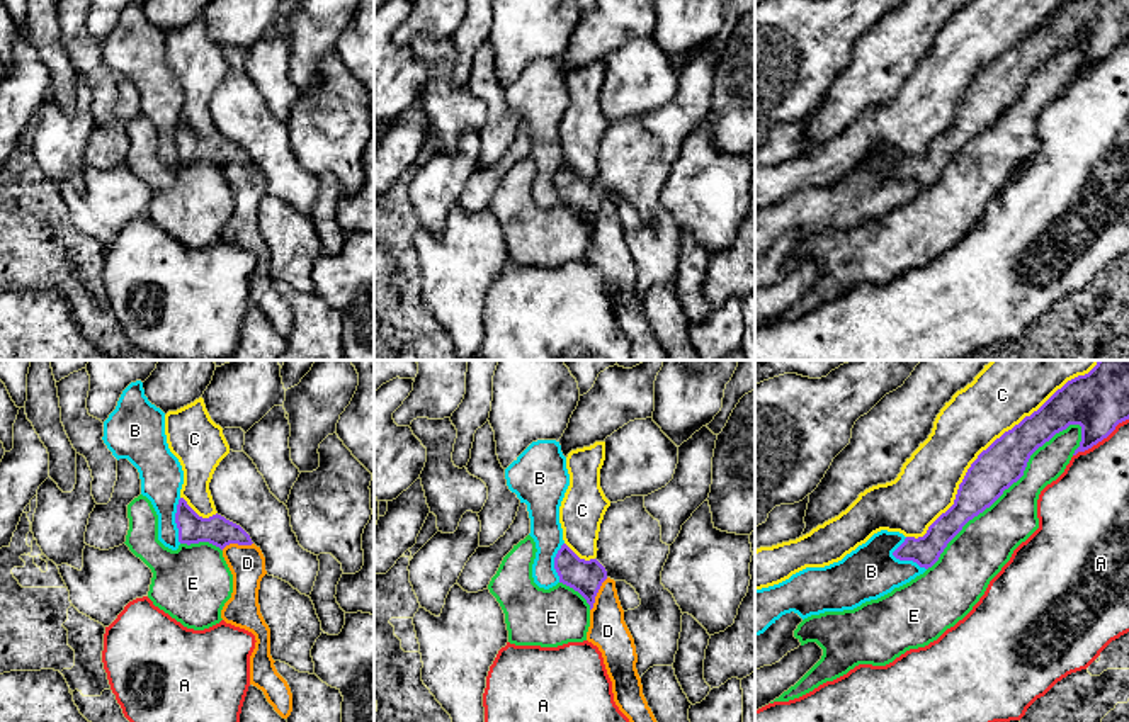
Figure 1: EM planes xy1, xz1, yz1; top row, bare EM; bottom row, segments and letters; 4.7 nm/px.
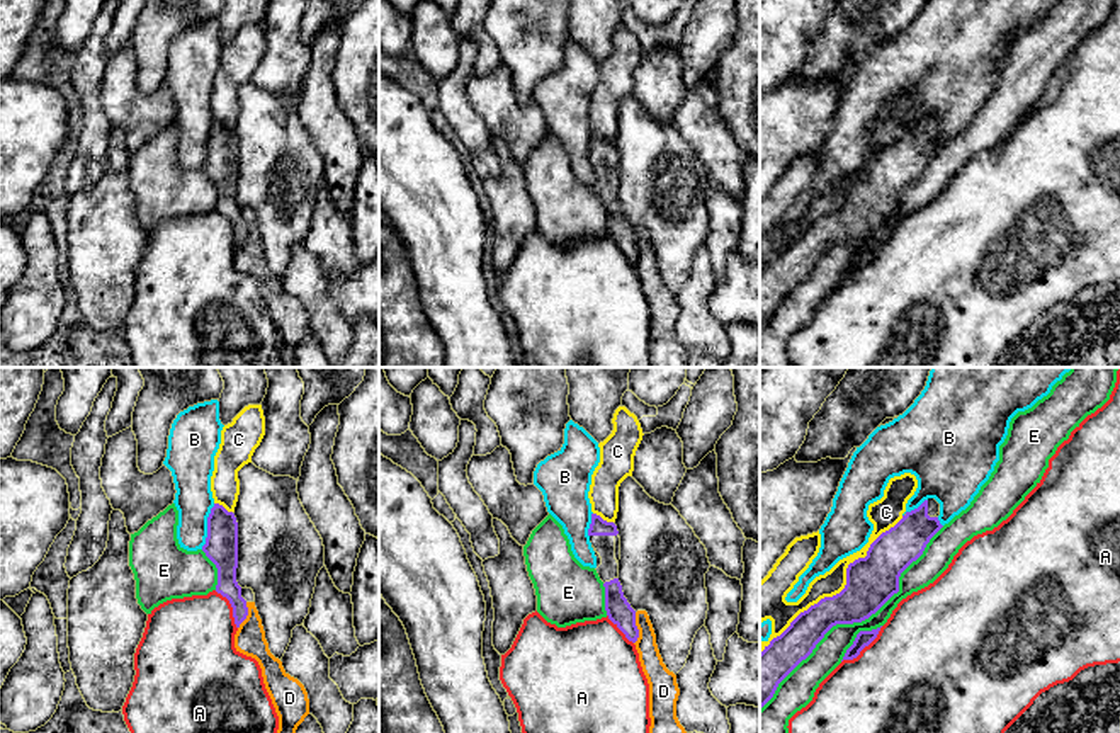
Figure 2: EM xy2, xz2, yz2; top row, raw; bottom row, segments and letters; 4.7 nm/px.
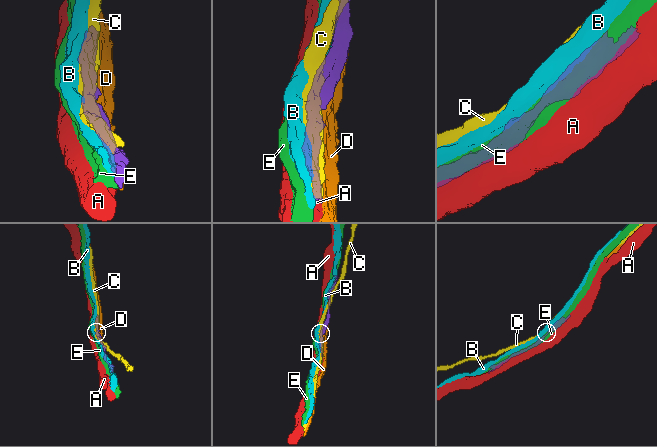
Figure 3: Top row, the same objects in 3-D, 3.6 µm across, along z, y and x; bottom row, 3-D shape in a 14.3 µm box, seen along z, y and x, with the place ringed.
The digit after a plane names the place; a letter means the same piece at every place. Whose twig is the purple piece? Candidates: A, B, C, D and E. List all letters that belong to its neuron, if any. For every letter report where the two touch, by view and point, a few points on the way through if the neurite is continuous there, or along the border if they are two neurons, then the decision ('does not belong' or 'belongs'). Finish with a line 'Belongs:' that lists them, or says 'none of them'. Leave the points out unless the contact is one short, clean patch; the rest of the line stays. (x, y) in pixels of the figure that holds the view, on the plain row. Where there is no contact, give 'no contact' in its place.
A: contact yz1 (1100, 60); does not belong
B: contact yz1 (902, 179); does not belong
C: contact yz1 (976, 78); does not belong
D: contact xz1 (595, 214); does not belong
E: contact yz2 (855, 240); does not belong
Belongs: none of them

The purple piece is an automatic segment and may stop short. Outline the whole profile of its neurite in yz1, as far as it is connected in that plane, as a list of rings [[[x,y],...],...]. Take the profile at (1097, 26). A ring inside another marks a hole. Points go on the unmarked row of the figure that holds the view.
[[[1068,0],[1037,31],[1025,36],[983,70],[959,104],[954,124],[928,146],[923,156],[906,156],[893,175],[899,180],[913,180],[925,189],[932,187],[962,146],[1017,102],[1024,95],[1030,75],[1056,53],[1069,44],[1081,46],[1081,61],[1073,73],[1076,75],[1107,58],[1126,39],[1129,39],[1129,0]]]

